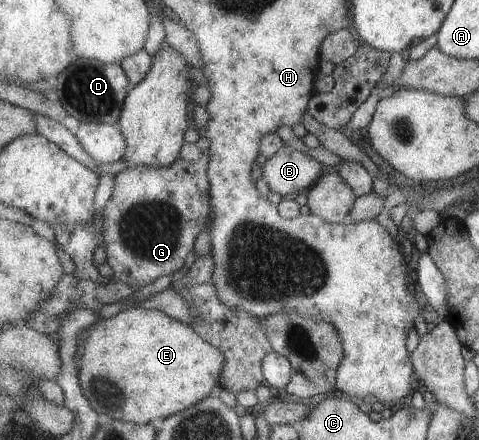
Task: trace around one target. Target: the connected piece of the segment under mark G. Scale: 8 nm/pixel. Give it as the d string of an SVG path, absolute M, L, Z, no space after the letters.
M209 137L194 143L185 142L177 161L171 167L129 167L114 177L114 190L103 208L103 238L109 265L113 268L112 280L139 287L155 283L165 275L183 272L187 255L195 251L201 231L207 227L211 208L211 180L208 172L211 159Z

